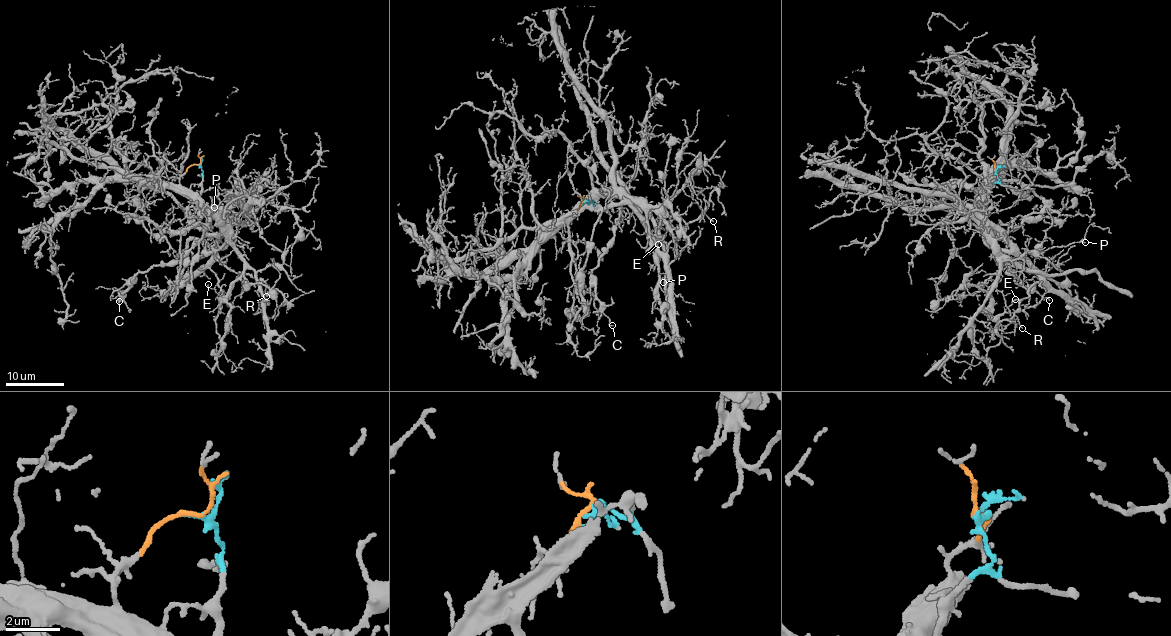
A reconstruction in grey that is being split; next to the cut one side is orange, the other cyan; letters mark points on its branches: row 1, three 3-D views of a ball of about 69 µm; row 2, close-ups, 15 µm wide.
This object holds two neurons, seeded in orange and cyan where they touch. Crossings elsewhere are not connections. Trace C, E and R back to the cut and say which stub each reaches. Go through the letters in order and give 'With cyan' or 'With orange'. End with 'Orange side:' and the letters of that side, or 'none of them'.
C: With orange
E: With cyan
R: With cyan
Orange side: C

